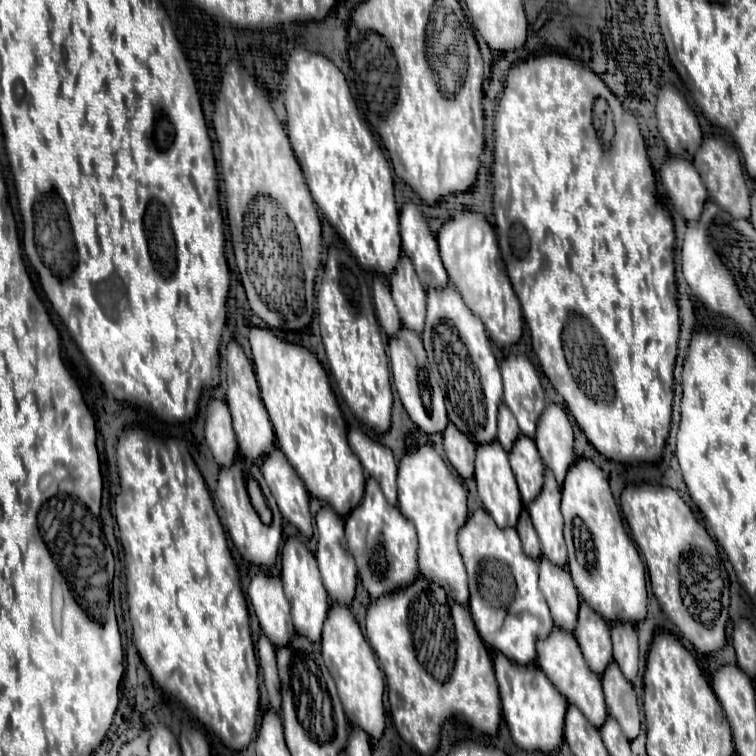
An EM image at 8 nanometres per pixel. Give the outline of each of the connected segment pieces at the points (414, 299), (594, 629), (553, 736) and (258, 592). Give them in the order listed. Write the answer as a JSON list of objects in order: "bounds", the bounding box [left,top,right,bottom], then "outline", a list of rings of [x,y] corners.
[{"bounds":[389,256,425,334],"outline":[[[401,256],[397,268],[393,270],[389,288],[403,328],[411,328],[413,332],[421,334],[425,324],[425,288],[421,286],[407,256]]]},{"bounds":[575,602,613,674],"outline":[[[581,602],[579,606],[579,622],[575,638],[579,642],[587,666],[595,674],[603,674],[607,664],[613,662],[609,624],[599,614],[595,614],[585,602]]]},{"bounds":[493,654,567,752],"outline":[[[497,654],[493,658],[495,676],[499,682],[503,718],[511,732],[511,738],[519,750],[539,750],[553,752],[563,742],[563,716],[567,712],[567,700],[559,690],[547,680],[539,666],[521,666],[505,656]]]},{"bounds":[247,572,295,648],"outline":[[[259,572],[251,580],[247,596],[253,604],[259,626],[271,644],[275,644],[275,648],[289,644],[295,630],[291,624],[291,606],[283,594],[281,580]]]}]

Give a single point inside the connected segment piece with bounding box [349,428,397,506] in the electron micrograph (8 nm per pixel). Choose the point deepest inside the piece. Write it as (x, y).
(378, 462)

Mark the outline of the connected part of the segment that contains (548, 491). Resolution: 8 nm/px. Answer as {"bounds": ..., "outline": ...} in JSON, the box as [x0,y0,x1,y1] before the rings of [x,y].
{"bounds":[527,470,567,566],"outline":[[[547,470],[545,472],[545,486],[543,486],[541,494],[537,496],[537,500],[527,506],[527,512],[531,516],[535,530],[537,530],[537,536],[541,540],[541,556],[551,560],[555,566],[565,566],[567,564],[567,550],[565,550],[565,540],[563,540],[563,516],[561,516],[559,504],[561,504],[561,484],[557,484],[553,474]]]}

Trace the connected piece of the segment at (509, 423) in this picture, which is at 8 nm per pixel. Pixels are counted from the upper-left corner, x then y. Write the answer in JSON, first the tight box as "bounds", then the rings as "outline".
{"bounds":[497,404,519,452],"outline":[[[501,404],[499,414],[497,414],[497,442],[503,446],[505,452],[509,452],[517,436],[519,436],[519,426],[517,426],[515,416],[511,414],[511,410],[505,404]]]}

